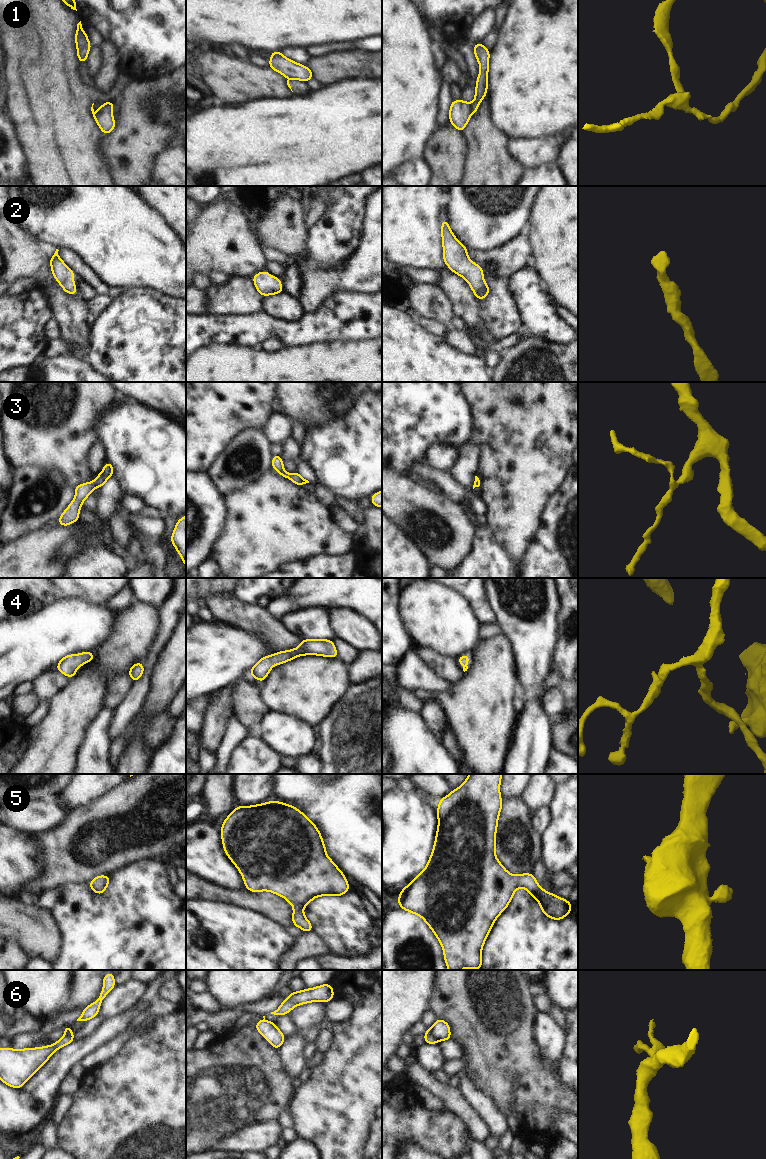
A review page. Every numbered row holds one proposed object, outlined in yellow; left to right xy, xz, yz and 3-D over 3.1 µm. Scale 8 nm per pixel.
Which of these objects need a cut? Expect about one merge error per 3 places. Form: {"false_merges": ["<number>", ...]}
{"false_merges": ["1", "6"]}

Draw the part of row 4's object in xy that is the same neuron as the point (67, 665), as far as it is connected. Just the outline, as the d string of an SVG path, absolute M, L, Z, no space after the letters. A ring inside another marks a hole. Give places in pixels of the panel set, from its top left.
M81 652L77 655L69 654L63 657L56 666L56 669L68 678L75 676L78 666L82 666L95 658L92 652Z

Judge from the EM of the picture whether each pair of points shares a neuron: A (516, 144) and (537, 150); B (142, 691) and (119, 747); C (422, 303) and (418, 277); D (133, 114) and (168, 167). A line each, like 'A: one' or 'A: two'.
A: one
B: two
C: two
D: two

